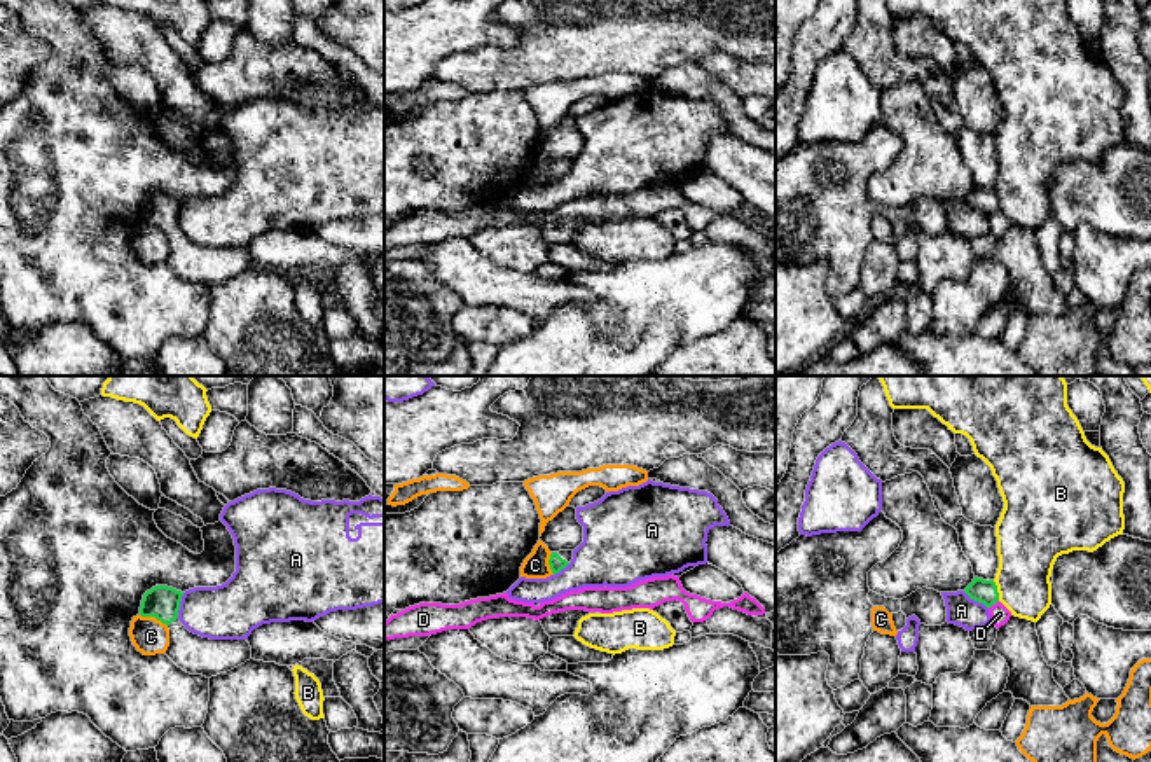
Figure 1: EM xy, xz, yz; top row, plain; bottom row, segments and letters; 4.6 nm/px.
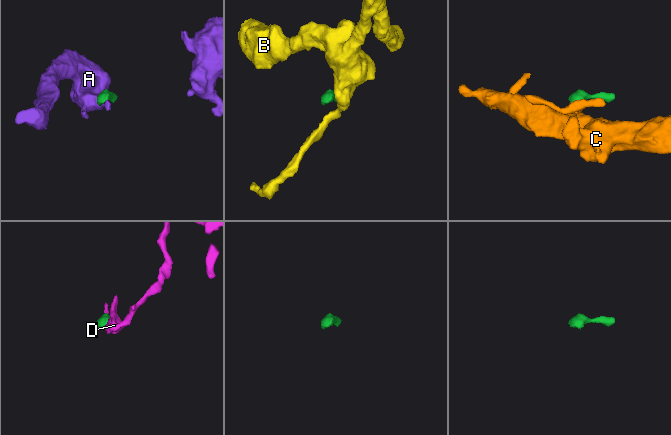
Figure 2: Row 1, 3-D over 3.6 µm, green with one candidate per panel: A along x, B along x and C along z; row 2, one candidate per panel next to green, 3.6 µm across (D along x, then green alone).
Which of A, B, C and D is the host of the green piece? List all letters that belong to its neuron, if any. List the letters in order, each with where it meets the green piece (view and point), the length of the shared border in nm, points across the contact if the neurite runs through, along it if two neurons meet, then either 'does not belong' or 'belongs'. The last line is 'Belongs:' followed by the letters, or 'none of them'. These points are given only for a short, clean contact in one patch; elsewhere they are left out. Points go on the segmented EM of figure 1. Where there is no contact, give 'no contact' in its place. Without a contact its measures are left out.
A: contact xy (179, 605); length 120 nm; does not belong
B: contact yz (996, 591); length 100 nm; does not belong
C: contact xy (154, 616); length 140 nm; border xy (140, 614), (152, 616), (166, 626); does not belong
D: contact yz (992, 603); length 60 nm; does not belong
Belongs: none of them

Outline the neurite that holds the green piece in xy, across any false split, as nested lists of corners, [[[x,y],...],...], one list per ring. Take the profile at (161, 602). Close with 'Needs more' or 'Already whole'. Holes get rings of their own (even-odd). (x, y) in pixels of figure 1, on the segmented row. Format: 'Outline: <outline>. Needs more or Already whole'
Outline: [[[155,585],[143,594],[140,615],[155,617],[169,629],[166,655],[183,671],[206,678],[227,673],[252,659],[246,640],[210,640],[190,633],[178,619],[183,592]]]. Needs more

